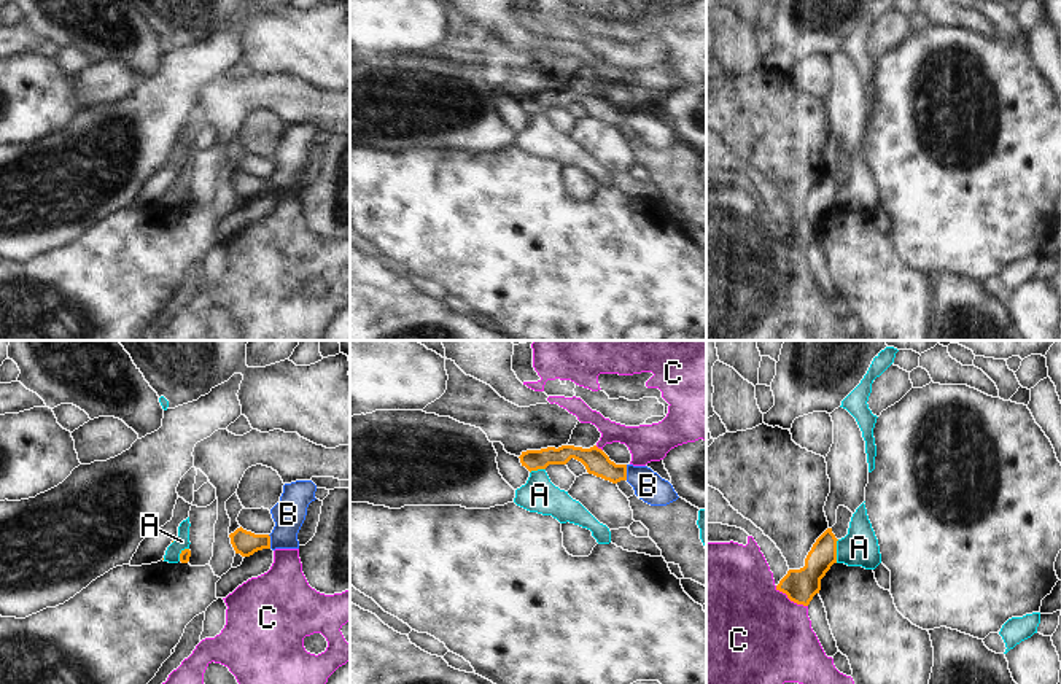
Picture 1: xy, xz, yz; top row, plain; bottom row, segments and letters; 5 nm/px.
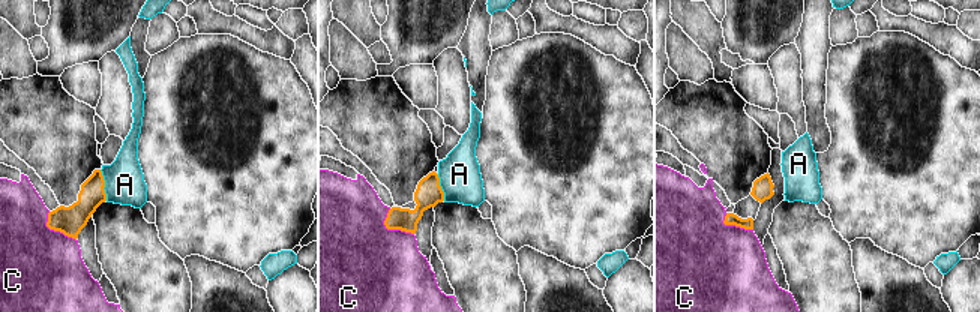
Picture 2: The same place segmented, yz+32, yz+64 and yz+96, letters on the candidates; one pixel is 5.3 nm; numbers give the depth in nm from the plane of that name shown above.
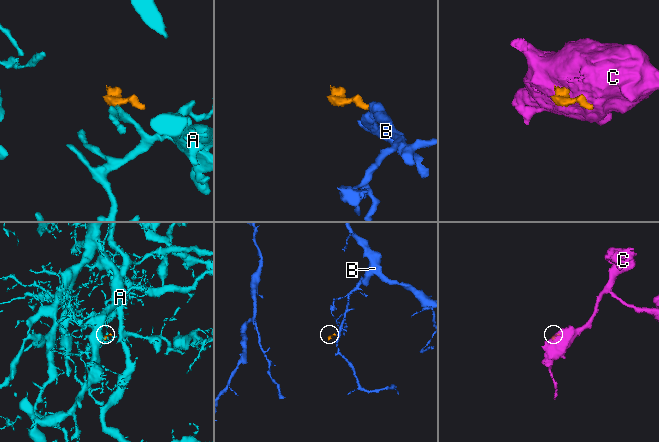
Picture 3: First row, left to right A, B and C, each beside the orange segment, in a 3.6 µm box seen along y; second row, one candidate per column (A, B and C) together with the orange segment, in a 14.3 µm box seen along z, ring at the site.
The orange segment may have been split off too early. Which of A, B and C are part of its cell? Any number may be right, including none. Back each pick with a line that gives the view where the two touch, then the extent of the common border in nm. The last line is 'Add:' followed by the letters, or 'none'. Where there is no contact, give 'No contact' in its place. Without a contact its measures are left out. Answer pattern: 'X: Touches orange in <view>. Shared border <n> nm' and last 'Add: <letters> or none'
B: Touches orange in xz. Shared border 80 nm
Add: B.

